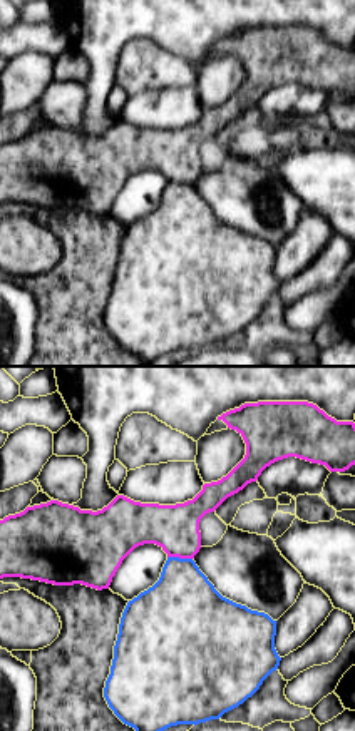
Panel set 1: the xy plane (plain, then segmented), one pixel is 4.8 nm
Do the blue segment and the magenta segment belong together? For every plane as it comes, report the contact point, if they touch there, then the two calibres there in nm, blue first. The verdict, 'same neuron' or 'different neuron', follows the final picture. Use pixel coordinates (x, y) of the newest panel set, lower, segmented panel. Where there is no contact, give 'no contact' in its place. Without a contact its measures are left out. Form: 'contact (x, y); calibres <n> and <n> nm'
contact (178, 557); calibres 360 and 220 nm

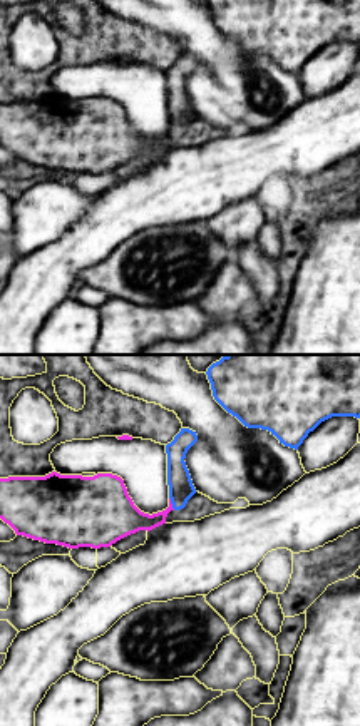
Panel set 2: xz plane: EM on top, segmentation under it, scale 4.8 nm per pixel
contact (171, 502); calibres 120 and 170 nm

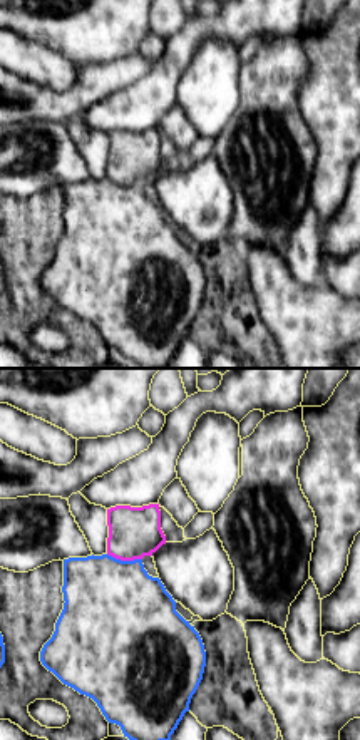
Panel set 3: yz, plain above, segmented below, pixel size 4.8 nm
contact (124, 561); calibres 480 and 240 nm

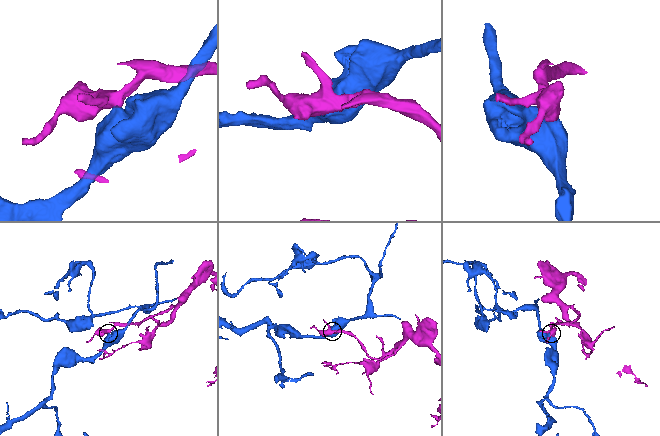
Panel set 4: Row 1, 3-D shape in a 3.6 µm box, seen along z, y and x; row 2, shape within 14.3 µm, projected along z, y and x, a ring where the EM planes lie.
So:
same neuron

